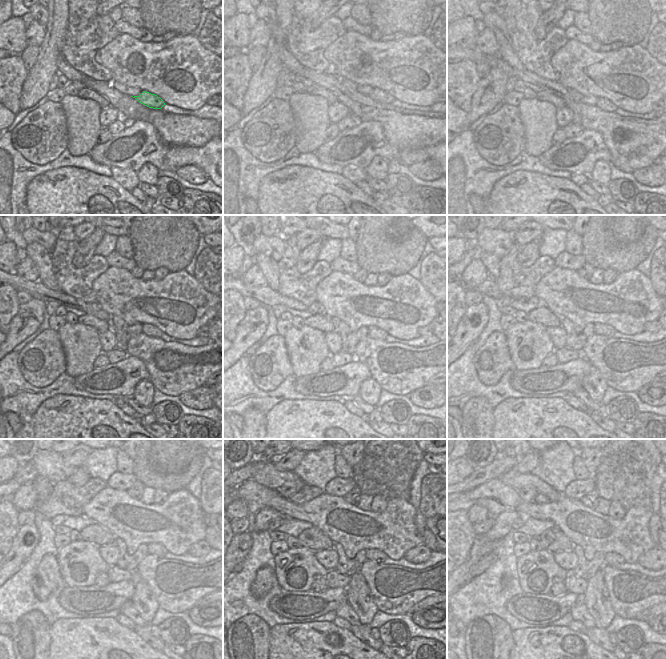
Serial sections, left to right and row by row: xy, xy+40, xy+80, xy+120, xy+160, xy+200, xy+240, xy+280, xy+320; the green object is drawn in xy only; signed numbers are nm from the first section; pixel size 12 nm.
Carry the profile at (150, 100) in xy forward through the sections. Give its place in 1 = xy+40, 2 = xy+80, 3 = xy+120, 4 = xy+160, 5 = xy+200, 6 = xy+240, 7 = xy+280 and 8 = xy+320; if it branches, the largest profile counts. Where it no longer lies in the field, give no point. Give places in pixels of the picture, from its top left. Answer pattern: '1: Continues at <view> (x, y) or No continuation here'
1: Continues at xy+40 (355, 96)
2: Continues at xy+80 (601, 103)
3: Continues at xy+120 (150, 330)
4: Continues at xy+160 (373, 331)
5: Continues at xy+200 (602, 329)
6: Continues at xy+240 (158, 550)
7: Continues at xy+280 (378, 554)
8: Continues at xy+320 (614, 559)

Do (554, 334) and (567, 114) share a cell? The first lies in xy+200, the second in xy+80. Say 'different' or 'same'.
same

